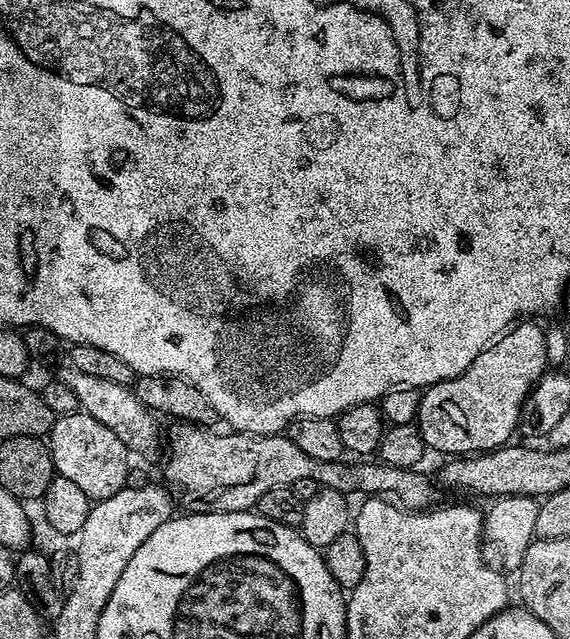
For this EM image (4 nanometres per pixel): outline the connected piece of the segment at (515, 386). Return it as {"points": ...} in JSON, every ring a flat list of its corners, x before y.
{"points":[[532,318,517,322,491,344,462,374,423,389,415,418,425,445,452,458,505,447,521,423,524,400,548,364,548,340]]}

